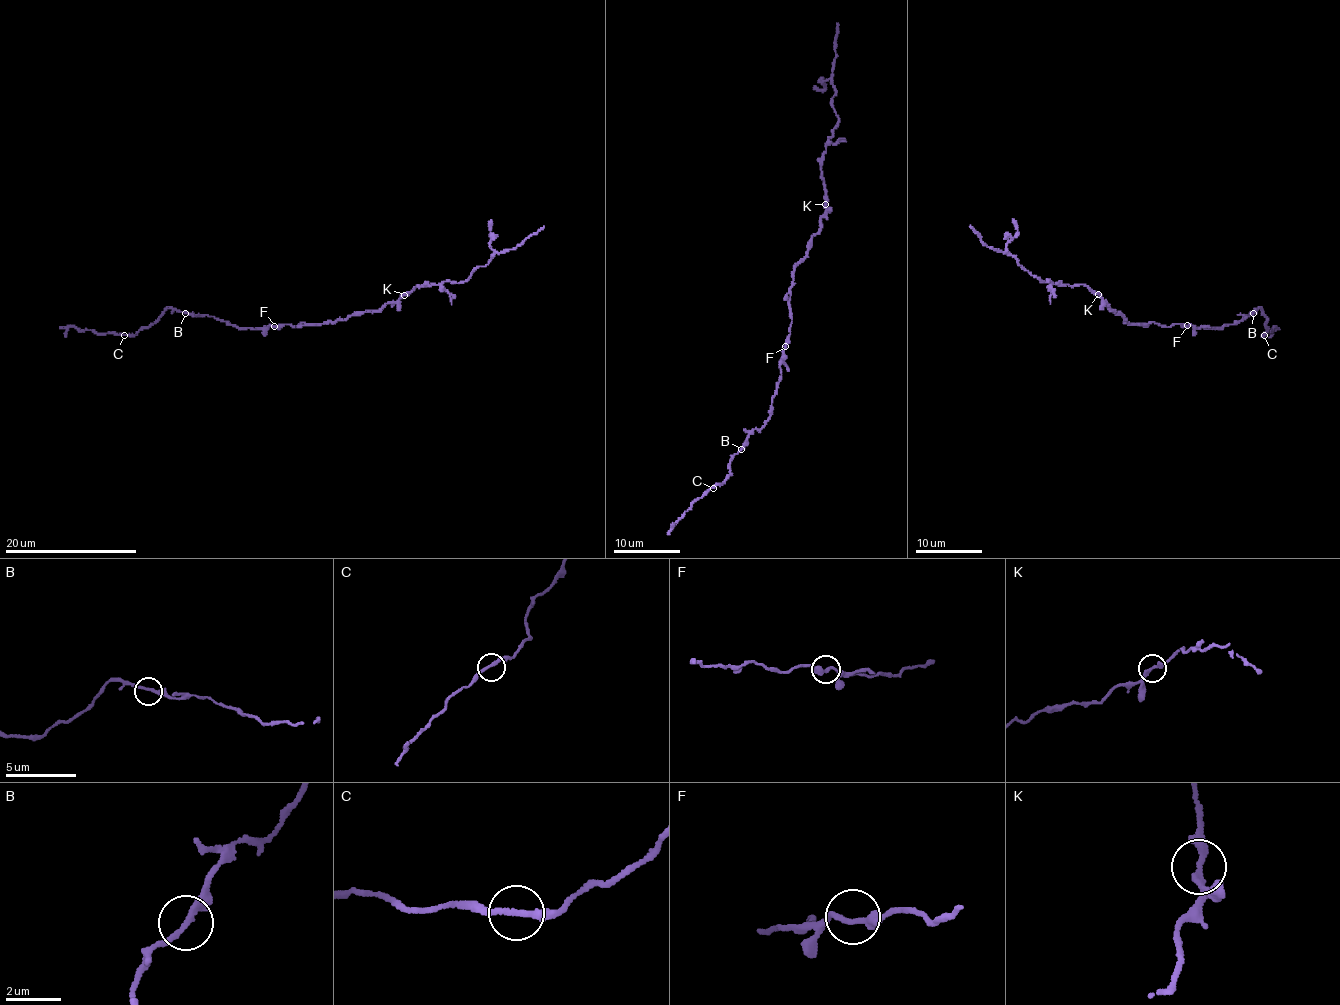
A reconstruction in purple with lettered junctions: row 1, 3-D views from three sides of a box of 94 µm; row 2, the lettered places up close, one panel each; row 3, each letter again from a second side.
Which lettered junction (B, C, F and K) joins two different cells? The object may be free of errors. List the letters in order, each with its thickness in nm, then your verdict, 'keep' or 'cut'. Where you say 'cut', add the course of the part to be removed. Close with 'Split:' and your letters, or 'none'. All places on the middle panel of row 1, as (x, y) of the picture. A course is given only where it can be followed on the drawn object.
B: 240 nm | keep
C: 240 nm | keep
F: 240 nm | keep
K: 260 nm | cut | (825, 204), (820, 158), (838, 120), (832, 100), (836, 92), (832, 69), (837, 23)
Split: K

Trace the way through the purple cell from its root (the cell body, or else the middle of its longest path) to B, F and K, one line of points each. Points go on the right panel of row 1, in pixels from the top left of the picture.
B: (1140, 323), (1154, 322), (1167, 327), (1181, 324), (1212, 329), (1237, 324), (1245, 319), (1243, 314), (1253, 313)
F: (1140, 323), (1187, 325)
K: (1140, 323), (1126, 323), (1121, 315), (1108, 309), (1098, 294)

